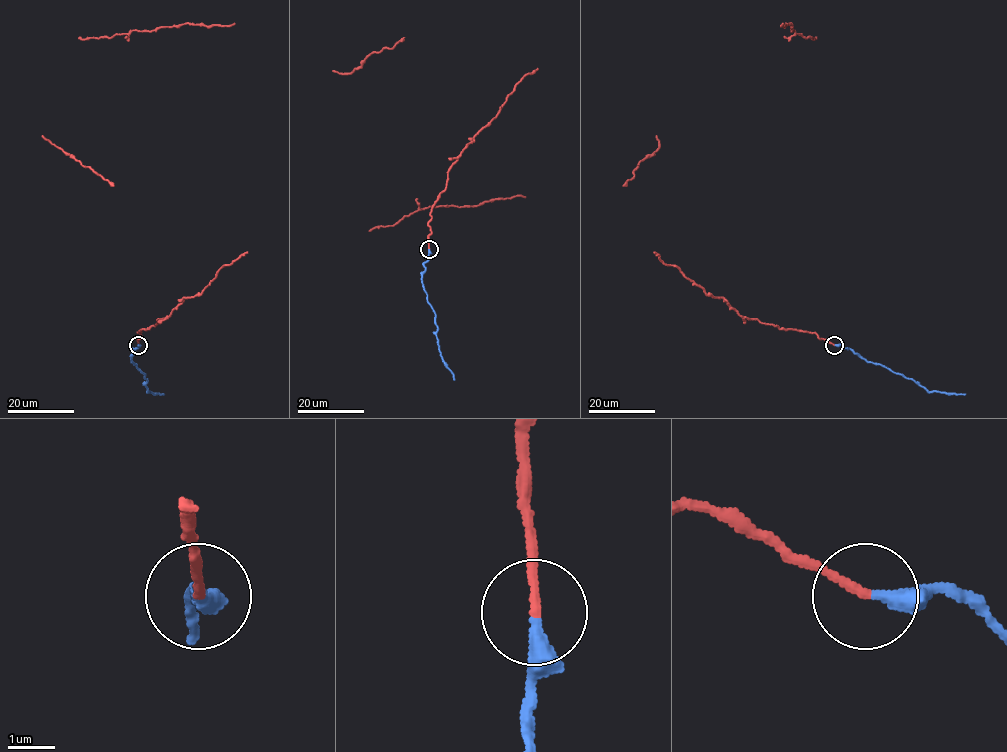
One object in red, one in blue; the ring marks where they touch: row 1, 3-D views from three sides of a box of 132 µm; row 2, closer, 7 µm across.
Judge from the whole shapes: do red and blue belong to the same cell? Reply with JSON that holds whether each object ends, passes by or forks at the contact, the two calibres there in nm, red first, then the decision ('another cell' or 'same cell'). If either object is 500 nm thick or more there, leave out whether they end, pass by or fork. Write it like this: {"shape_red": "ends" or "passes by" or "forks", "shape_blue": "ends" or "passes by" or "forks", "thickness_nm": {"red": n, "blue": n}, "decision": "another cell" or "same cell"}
{"shape_red": "ends", "shape_blue": "ends", "thickness_nm": {"red": 190, "blue": 340}, "decision": "another cell"}

